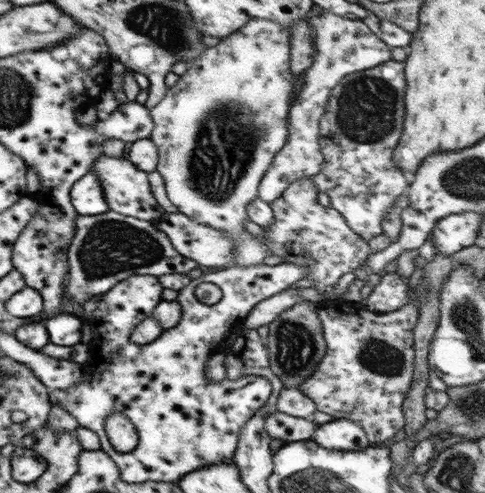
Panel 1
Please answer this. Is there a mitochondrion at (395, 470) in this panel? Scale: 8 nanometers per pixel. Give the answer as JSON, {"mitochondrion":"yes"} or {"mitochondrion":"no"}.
{"mitochondrion":"no"}

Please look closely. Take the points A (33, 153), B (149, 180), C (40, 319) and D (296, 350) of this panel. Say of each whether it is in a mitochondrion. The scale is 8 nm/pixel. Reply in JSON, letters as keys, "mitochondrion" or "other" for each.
{"A":"other","B":"other","C":"other","D":"mitochondrion"}

